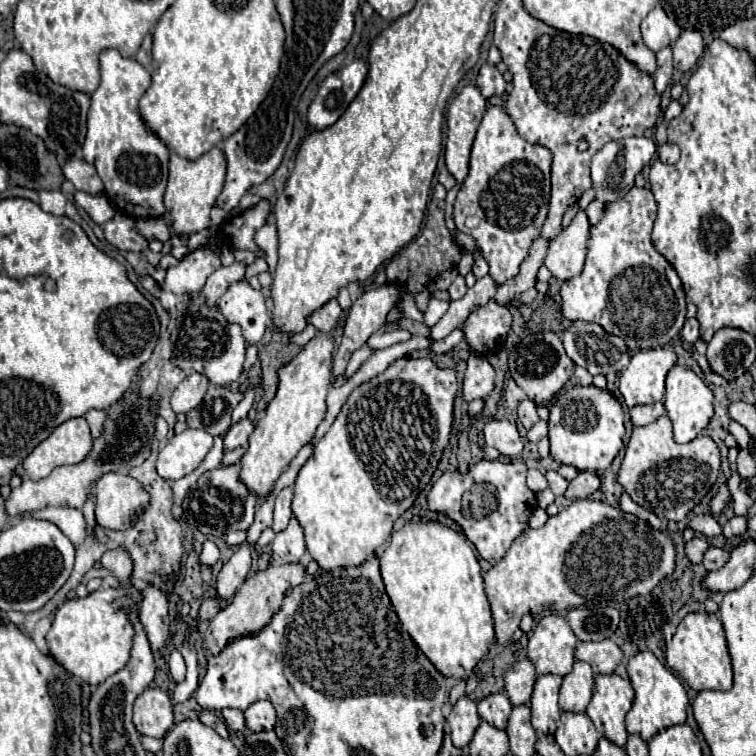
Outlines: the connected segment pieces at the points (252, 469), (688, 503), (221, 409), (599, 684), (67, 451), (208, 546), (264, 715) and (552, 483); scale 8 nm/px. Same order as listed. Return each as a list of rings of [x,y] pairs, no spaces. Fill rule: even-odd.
[[[317,334],[287,366],[279,370],[279,388],[265,416],[257,422],[253,434],[249,436],[249,448],[241,458],[239,480],[251,490],[259,500],[267,498],[277,482],[277,478],[289,468],[297,452],[307,444],[317,426],[325,416],[325,396],[331,386],[331,358],[333,358],[333,338],[329,334]]]
[[[667,416],[655,422],[633,428],[631,440],[617,474],[617,482],[639,506],[651,510],[661,520],[685,520],[689,510],[701,502],[719,476],[719,450],[717,444],[707,436],[697,436],[687,444],[673,440],[671,422]],[[711,478],[711,480],[709,480]]]
[[[245,378],[245,382],[239,388],[209,384],[209,390],[203,402],[193,412],[187,414],[187,426],[201,428],[211,436],[217,436],[217,434],[223,436],[231,426],[233,408],[243,400],[243,394],[251,386],[253,386],[251,378]]]
[[[617,674],[595,676],[593,698],[585,714],[591,718],[595,728],[617,746],[625,746],[629,736],[625,728],[625,714],[633,704],[633,696],[635,692],[629,678],[621,678]]]
[[[73,418],[61,424],[47,440],[43,440],[25,460],[23,468],[31,480],[41,480],[53,468],[83,462],[93,448],[85,418]]]
[[[205,540],[203,544],[203,552],[201,552],[201,562],[207,566],[213,566],[219,560],[219,548],[215,546],[215,542]]]
[[[259,700],[245,710],[245,722],[247,722],[247,728],[253,732],[273,730],[277,722],[277,712],[273,704],[269,704],[267,700]]]
[[[549,470],[545,476],[547,476],[549,488],[553,490],[553,494],[565,494],[565,490],[567,490],[569,482],[567,482],[563,476],[559,476],[559,474],[557,474],[557,472],[553,472],[553,470]]]

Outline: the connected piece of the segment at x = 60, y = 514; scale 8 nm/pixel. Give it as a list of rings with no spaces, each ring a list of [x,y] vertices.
[[[43,508],[33,514],[35,518],[43,518],[53,522],[75,546],[85,538],[85,518],[81,510],[75,508]]]

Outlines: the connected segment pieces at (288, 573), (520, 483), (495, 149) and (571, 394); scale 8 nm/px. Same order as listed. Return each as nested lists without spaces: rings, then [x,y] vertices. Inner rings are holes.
[[[269,564],[269,568],[247,578],[235,598],[231,598],[229,604],[203,630],[204,648],[217,656],[231,640],[259,634],[271,622],[273,614],[281,608],[287,590],[303,584],[303,580],[305,568],[301,564]]]
[[[483,459],[467,474],[445,472],[431,488],[427,504],[435,512],[445,512],[455,520],[467,538],[475,544],[483,560],[495,564],[499,562],[511,542],[527,528],[531,512],[537,508],[535,494],[527,488],[527,466],[522,460],[512,459],[503,463],[500,460]]]
[[[487,108],[471,148],[469,174],[455,198],[453,218],[459,232],[475,238],[481,256],[489,262],[489,276],[497,284],[519,272],[519,264],[525,260],[533,238],[539,236],[549,206],[549,166],[549,148],[523,140],[505,108]],[[469,216],[479,220],[475,228],[467,226]]]
[[[575,386],[561,392],[549,410],[549,442],[551,456],[559,464],[575,466],[577,470],[599,472],[611,466],[623,446],[625,424],[623,408],[609,390],[597,386]]]

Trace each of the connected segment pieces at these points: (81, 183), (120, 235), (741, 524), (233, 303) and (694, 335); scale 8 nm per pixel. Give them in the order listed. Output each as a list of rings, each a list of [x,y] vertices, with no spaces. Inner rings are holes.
[[[77,156],[67,158],[67,162],[63,164],[63,176],[69,182],[73,182],[77,190],[83,190],[89,194],[103,194],[101,178],[97,176],[93,164],[87,164],[83,158],[77,158]]]
[[[115,214],[113,220],[109,220],[103,226],[103,230],[105,230],[105,240],[119,250],[141,252],[143,248],[147,248],[147,240],[137,234],[135,220],[131,216]]]
[[[735,516],[731,520],[727,520],[727,524],[723,526],[723,536],[727,540],[731,538],[739,538],[747,532],[747,516]]]
[[[239,280],[227,288],[219,300],[219,310],[229,322],[235,322],[243,328],[247,342],[257,344],[265,328],[269,326],[269,310],[265,304],[265,294],[251,288],[247,280]]]
[[[689,318],[681,330],[681,336],[685,342],[693,344],[695,340],[699,340],[699,322],[695,318]]]

